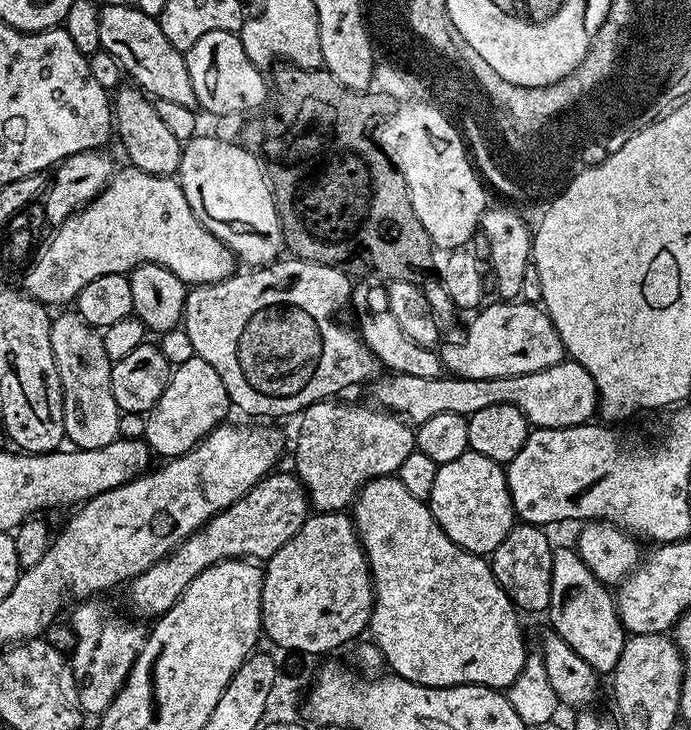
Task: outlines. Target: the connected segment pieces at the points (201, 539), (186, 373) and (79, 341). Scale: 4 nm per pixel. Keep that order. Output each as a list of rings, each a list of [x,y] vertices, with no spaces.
[[[273,470],[254,485],[238,502],[234,502],[225,512],[210,517],[190,538],[182,541],[172,553],[164,556],[150,570],[135,576],[130,581],[132,588],[132,608],[135,615],[163,616],[174,602],[210,566],[223,560],[242,560],[251,558],[256,562],[267,562],[276,551],[304,525],[310,515],[308,491],[304,484],[291,471]]]
[[[193,354],[189,360],[175,365],[165,392],[152,411],[147,413],[144,424],[143,439],[149,449],[160,458],[183,456],[195,444],[199,444],[209,432],[214,431],[230,412],[226,386],[222,386],[222,378],[214,371],[214,366],[200,356]]]
[[[75,311],[64,312],[51,321],[50,346],[53,348],[54,362],[57,364],[61,378],[61,394],[64,395],[65,437],[73,440],[80,450],[98,450],[102,446],[110,446],[120,435],[120,419],[122,413],[114,400],[111,390],[111,370],[114,361],[106,354],[104,338],[99,328],[92,328]]]

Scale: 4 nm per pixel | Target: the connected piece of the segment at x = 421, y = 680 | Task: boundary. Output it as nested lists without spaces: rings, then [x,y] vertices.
[[[395,475],[379,476],[368,481],[355,498],[355,508],[356,533],[360,536],[360,544],[363,546],[368,559],[368,567],[372,569],[374,603],[370,621],[370,636],[377,647],[380,648],[381,654],[384,655],[385,665],[403,680],[409,680],[415,684],[424,684],[428,688],[449,688],[455,684],[481,684],[487,688],[507,690],[522,673],[530,648],[529,645],[524,645],[524,632],[520,629],[519,618],[521,619],[521,617],[518,615],[518,609],[507,594],[502,591],[500,583],[494,578],[491,563],[485,557],[478,556],[474,552],[467,552],[462,546],[453,542],[444,533],[442,526],[438,526],[438,522],[432,516],[432,509],[428,507],[427,503],[414,498],[414,494],[409,494],[406,491],[406,486],[402,486],[402,482],[397,480]]]

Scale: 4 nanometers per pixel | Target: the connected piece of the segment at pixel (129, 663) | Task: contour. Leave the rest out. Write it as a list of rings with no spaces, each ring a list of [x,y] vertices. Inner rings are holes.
[[[88,598],[72,612],[72,632],[76,635],[76,645],[70,651],[70,667],[75,683],[78,685],[78,707],[81,713],[96,712],[102,714],[114,702],[114,698],[122,690],[126,678],[130,674],[138,654],[142,650],[146,639],[146,628],[143,628],[135,619],[127,620],[116,612],[111,612],[104,604],[99,604],[99,599]]]

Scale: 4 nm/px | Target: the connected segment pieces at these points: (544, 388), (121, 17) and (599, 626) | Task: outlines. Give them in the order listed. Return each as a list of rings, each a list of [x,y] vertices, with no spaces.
[[[571,358],[542,370],[534,370],[534,374],[518,374],[510,378],[467,380],[451,374],[441,374],[434,378],[414,378],[399,374],[382,376],[371,385],[376,395],[375,403],[387,411],[403,414],[416,426],[426,422],[426,418],[434,418],[434,414],[462,414],[469,417],[478,410],[486,410],[486,406],[509,404],[522,410],[529,425],[538,428],[569,428],[589,423],[600,407],[600,395],[594,378],[590,378],[588,371]]]
[[[105,3],[100,8],[98,38],[103,51],[111,54],[121,66],[123,75],[128,76],[135,87],[151,94],[156,100],[175,102],[177,106],[197,107],[194,86],[190,86],[190,70],[185,53],[170,46],[170,38],[162,34],[159,19],[148,16],[131,3],[126,6],[110,6]]]
[[[557,547],[553,551],[546,619],[552,623],[551,631],[561,636],[570,650],[574,650],[574,654],[578,654],[578,658],[586,661],[597,674],[616,671],[626,639],[620,616],[616,613],[616,602],[609,585],[598,579],[586,562],[582,562],[575,547]]]

